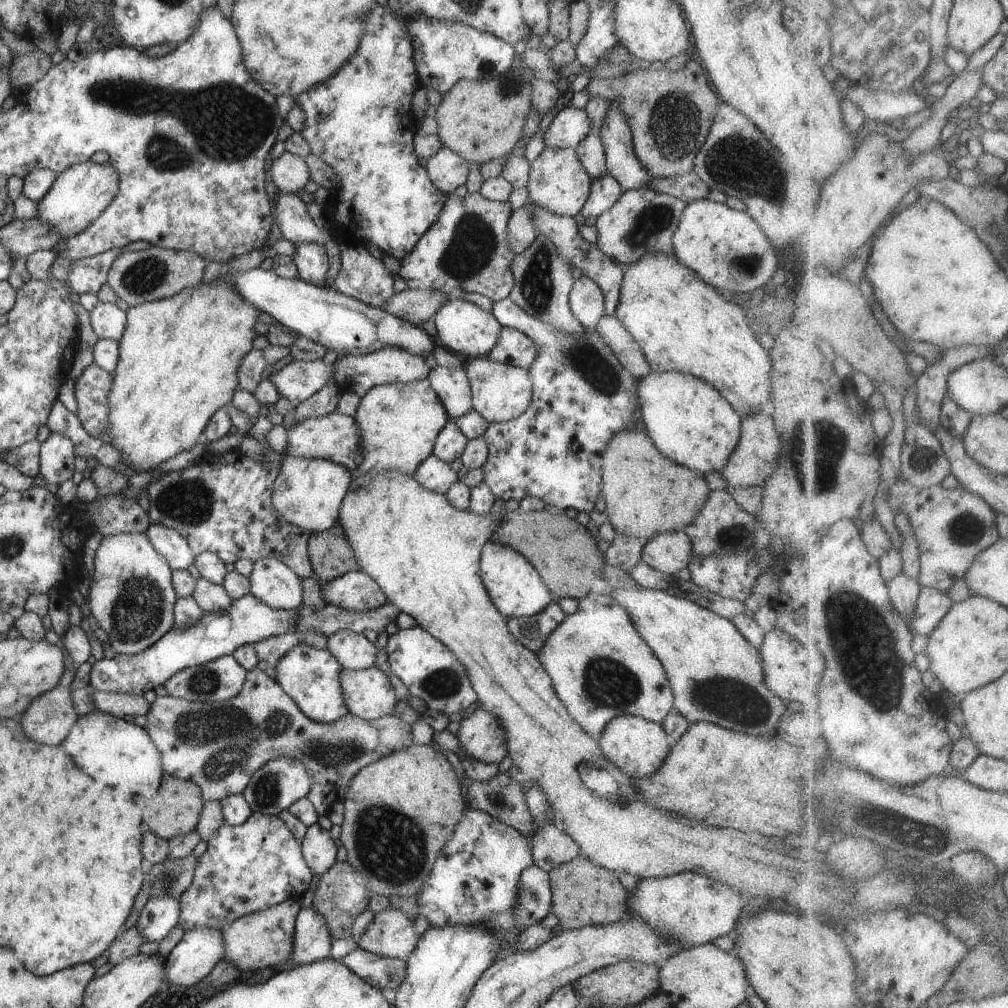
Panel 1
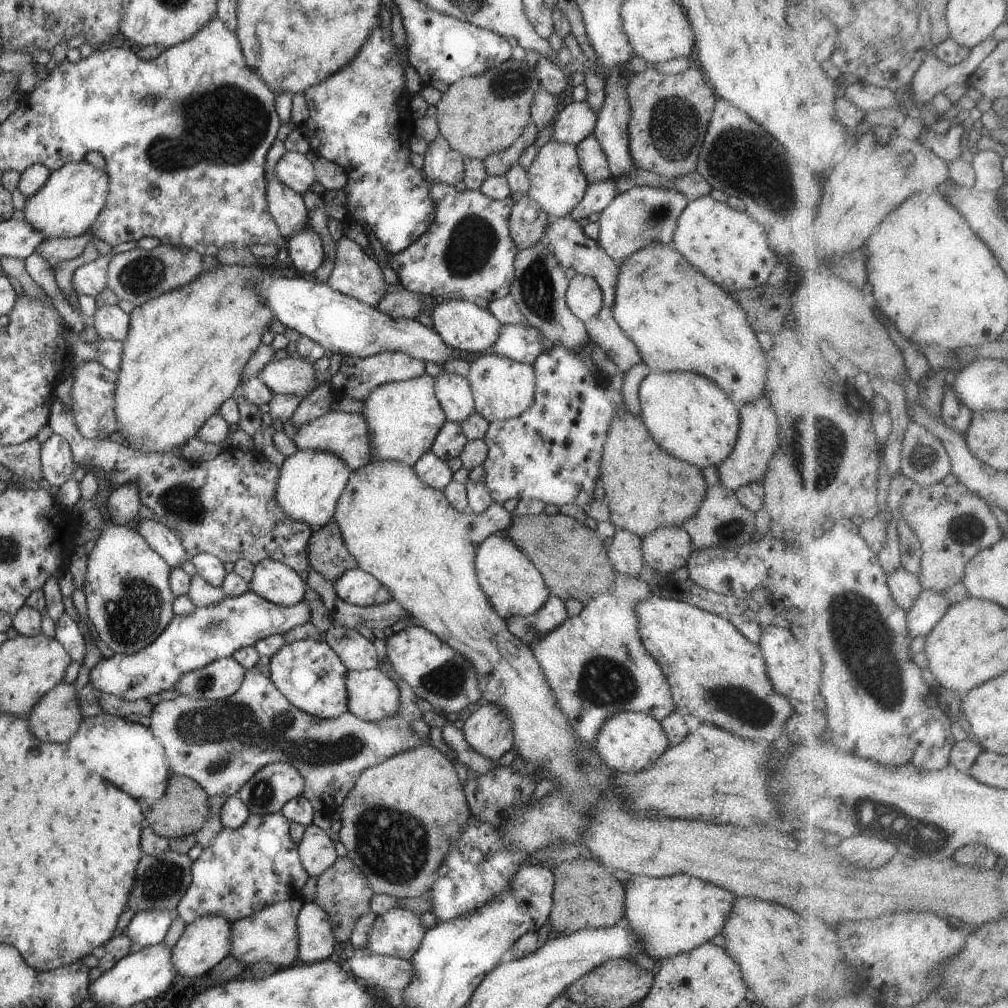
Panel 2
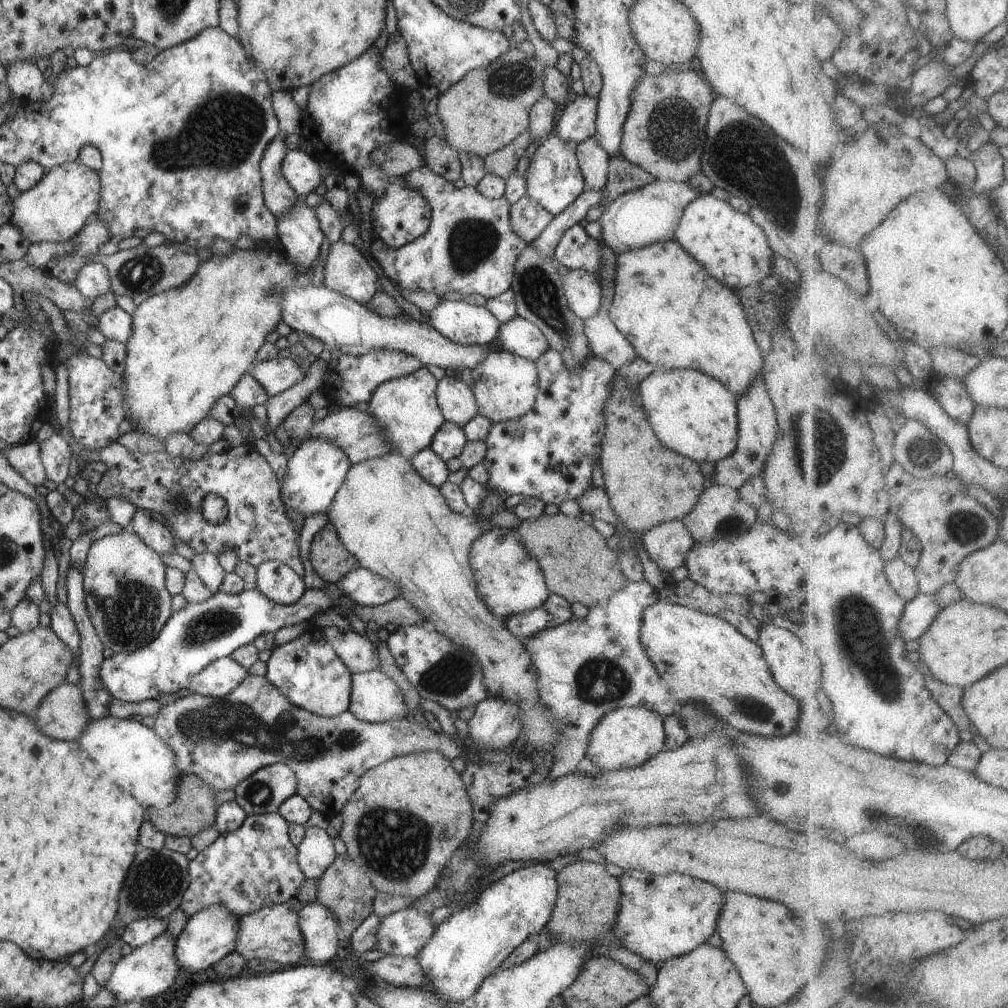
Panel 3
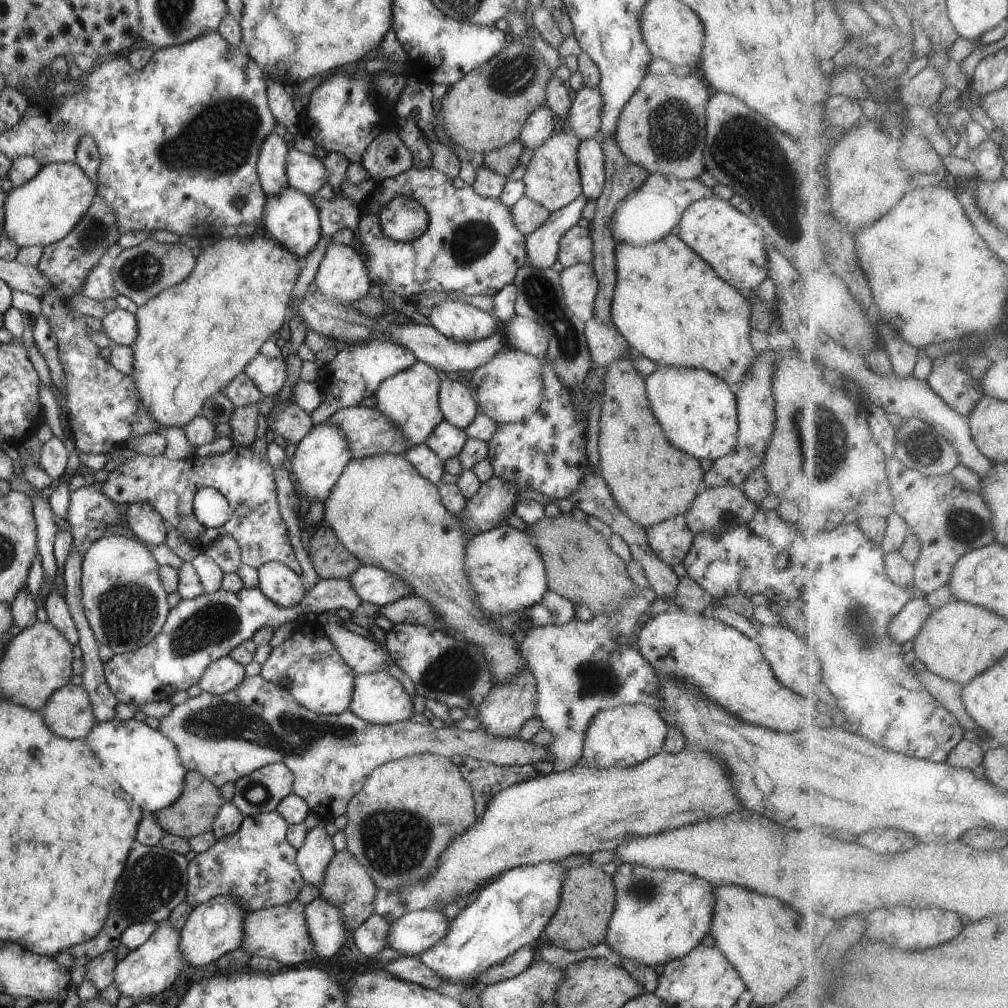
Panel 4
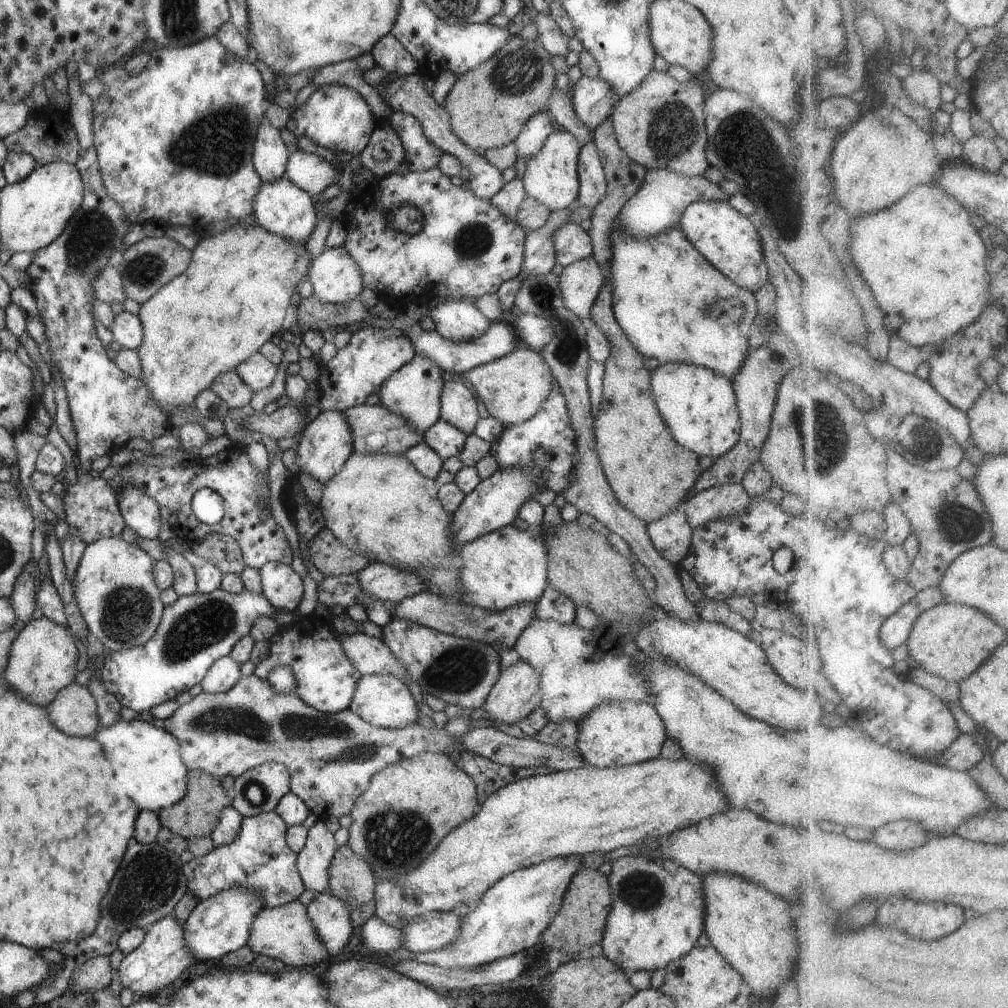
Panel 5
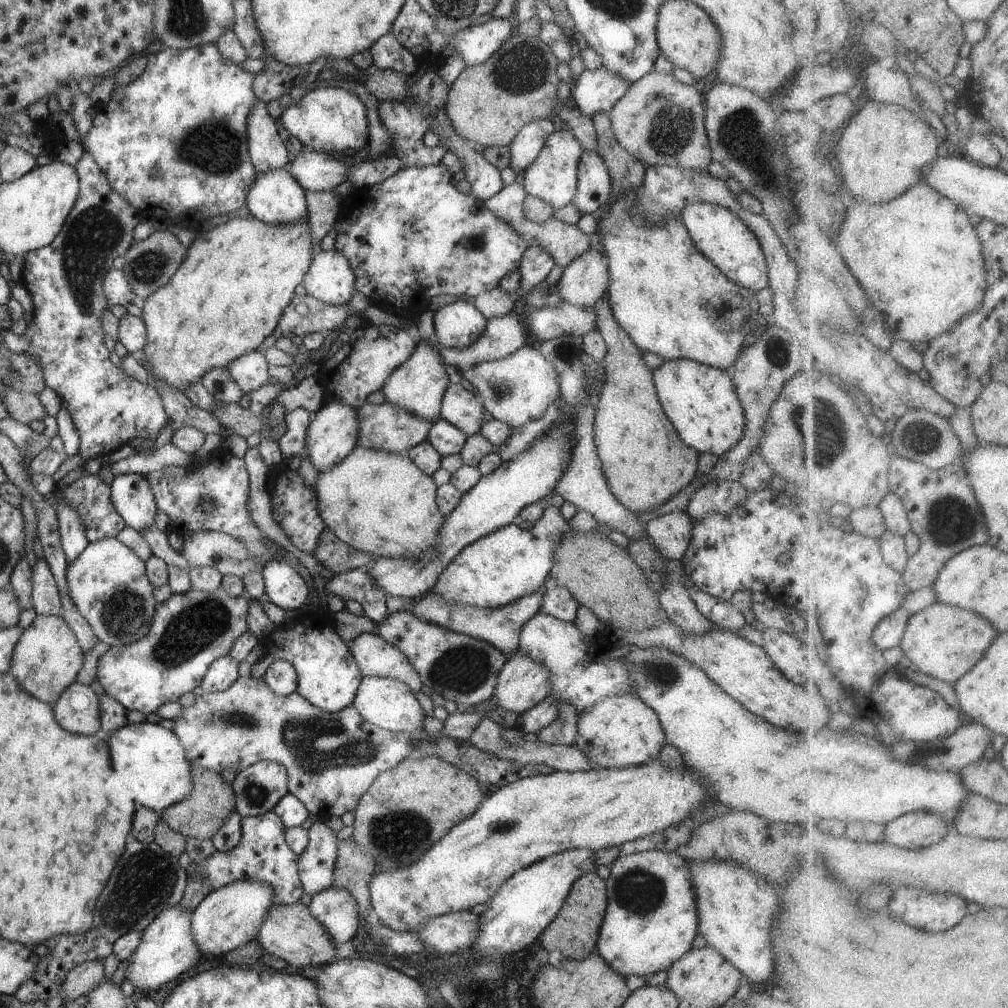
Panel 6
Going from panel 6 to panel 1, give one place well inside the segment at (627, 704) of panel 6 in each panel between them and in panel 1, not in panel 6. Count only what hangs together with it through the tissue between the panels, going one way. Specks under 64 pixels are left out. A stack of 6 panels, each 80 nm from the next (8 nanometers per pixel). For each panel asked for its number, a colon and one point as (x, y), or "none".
1: (637, 746)
2: (629, 741)
3: (627, 737)
4: (623, 736)
5: (615, 733)

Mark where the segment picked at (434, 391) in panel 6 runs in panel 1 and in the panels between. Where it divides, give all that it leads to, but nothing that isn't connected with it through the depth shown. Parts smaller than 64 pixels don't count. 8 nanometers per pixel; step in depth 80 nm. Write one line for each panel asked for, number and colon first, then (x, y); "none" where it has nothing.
1: (398, 423)
2: (404, 417)
3: (407, 410)
4: (410, 398)
5: (413, 391)

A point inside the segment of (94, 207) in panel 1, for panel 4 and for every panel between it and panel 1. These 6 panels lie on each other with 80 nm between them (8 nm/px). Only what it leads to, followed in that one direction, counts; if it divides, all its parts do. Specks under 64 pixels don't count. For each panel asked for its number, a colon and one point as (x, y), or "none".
2: (66, 206)
3: (55, 209)
4: (43, 210)

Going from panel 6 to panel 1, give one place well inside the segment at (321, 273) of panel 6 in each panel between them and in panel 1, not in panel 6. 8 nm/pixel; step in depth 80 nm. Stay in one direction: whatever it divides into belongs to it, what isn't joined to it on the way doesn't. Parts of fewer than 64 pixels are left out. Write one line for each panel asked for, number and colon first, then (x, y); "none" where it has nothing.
1: (363, 277)
2: (356, 275)
3: (347, 272)
4: (341, 274)
5: (335, 278)

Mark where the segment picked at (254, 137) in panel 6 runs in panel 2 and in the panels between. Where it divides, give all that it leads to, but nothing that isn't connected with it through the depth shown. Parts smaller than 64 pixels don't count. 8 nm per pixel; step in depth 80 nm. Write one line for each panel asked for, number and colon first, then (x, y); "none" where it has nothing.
2: (286, 206)
3: (279, 196)
4: (271, 166)
5: (270, 154)

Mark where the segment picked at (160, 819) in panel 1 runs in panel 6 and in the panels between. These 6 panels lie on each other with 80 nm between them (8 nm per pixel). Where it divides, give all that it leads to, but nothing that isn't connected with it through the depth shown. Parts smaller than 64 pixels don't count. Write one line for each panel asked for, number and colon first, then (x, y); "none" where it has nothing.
2: (183, 810)
3: (194, 809)
4: (193, 813)
5: (197, 814)
6: (200, 815)

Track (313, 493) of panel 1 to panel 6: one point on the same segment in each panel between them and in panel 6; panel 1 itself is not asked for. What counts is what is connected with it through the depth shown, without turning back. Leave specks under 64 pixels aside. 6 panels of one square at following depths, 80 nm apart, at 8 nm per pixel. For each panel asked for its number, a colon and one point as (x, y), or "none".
2: (310, 482)
3: (315, 471)
4: (320, 457)
5: (326, 443)
6: (332, 433)

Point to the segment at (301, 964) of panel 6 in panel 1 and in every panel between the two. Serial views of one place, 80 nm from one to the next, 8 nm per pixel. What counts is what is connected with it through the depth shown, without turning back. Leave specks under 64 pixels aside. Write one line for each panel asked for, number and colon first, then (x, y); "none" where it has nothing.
1: (263, 939)
2: (270, 935)
3: (272, 933)
4: (280, 933)
5: (286, 933)

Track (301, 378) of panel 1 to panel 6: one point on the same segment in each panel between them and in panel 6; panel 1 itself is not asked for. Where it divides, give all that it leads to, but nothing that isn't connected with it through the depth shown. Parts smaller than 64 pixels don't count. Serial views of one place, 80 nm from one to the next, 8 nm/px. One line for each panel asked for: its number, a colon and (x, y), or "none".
2: (288, 375)
3: (277, 374)
4: (268, 374)
5: (257, 371)
6: (250, 371)

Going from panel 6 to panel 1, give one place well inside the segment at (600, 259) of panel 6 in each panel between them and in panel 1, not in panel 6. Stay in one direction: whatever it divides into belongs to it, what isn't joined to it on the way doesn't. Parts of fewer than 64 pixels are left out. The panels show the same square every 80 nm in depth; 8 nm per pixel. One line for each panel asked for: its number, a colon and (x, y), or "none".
1: (586, 299)
2: (584, 297)
3: (582, 289)
4: (579, 282)
5: (580, 282)

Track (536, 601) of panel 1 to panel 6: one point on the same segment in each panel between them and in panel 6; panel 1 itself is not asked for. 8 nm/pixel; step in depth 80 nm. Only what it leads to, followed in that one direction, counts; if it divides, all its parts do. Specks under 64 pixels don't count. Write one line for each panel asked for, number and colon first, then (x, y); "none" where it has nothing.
2: (514, 586)
3: (510, 581)
4: (505, 569)
5: (507, 567)
6: (495, 570)

